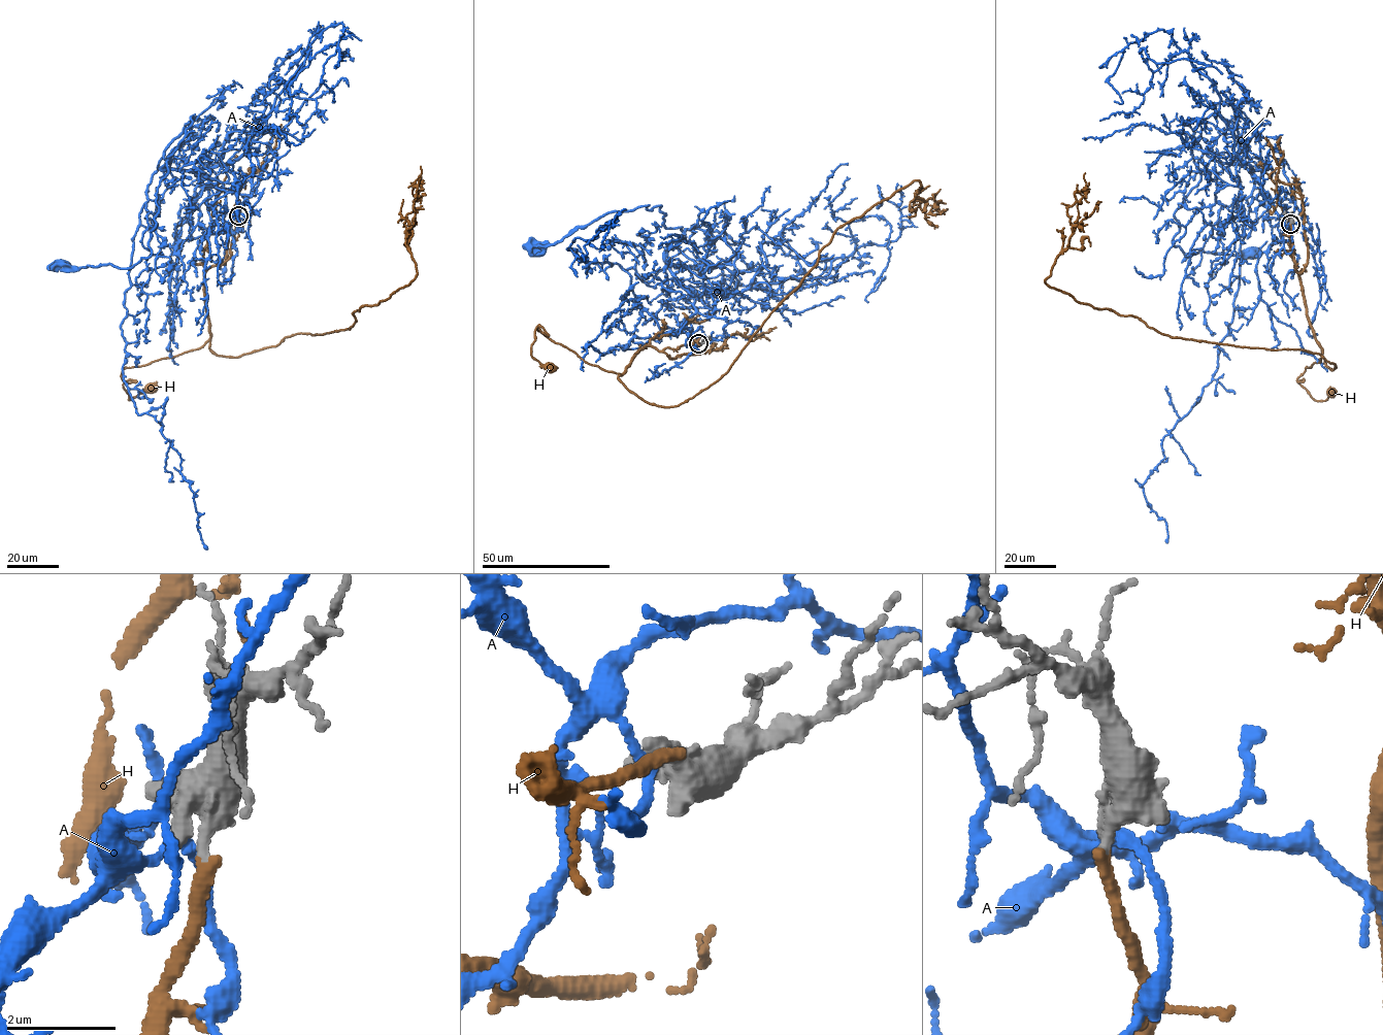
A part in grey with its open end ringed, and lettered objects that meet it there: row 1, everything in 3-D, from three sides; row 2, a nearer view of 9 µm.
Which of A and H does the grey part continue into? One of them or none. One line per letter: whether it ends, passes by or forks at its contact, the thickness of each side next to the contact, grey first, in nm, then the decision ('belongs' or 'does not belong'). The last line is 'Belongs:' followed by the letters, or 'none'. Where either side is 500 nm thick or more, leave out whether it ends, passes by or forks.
A: it passes by | 480/170 nm | does not belong
H: it ends | 400/240 nm | belongs
Belongs: H

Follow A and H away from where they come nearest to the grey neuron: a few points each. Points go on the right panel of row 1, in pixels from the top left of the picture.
A: (1290, 224), (1236, 144), (1261, 172), (1232, 320), (1212, 381), (1143, 485), (1166, 542)
H: (1290, 224), (1307, 319), (1332, 370), (1304, 349), (1163, 334), (1046, 284), (1085, 173)

